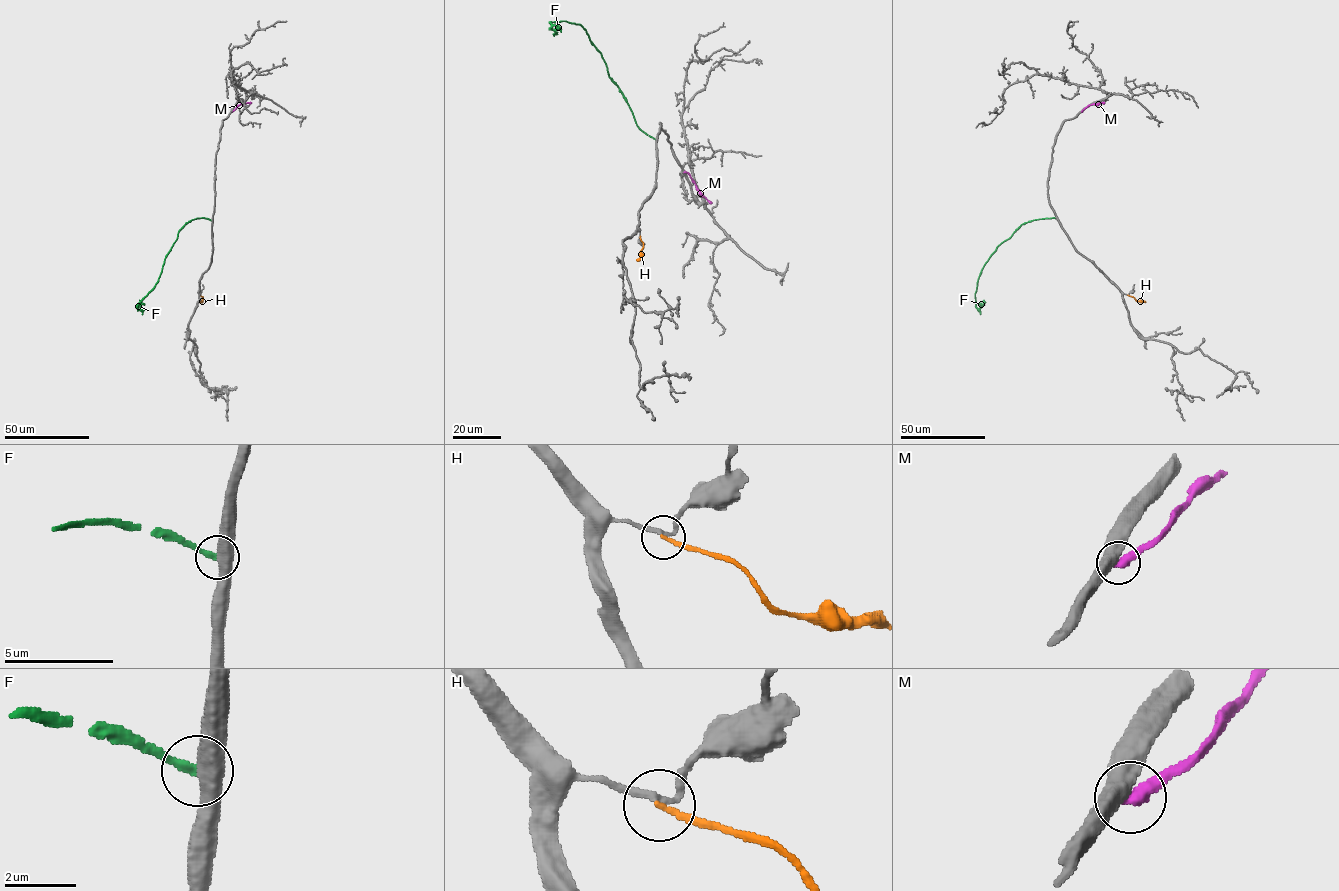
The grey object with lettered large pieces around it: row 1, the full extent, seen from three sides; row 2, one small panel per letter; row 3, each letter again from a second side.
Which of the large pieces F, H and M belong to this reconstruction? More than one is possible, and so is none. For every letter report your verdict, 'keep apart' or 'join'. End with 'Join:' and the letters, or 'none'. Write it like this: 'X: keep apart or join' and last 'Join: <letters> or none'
F: keep apart
H: join
M: keep apart
Join: H

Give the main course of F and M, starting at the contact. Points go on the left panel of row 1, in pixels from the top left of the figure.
F: (212, 220), (199, 218), (186, 223), (166, 255), (157, 282), (137, 308), (139, 300)
M: (232, 111), (239, 105), (251, 102)

